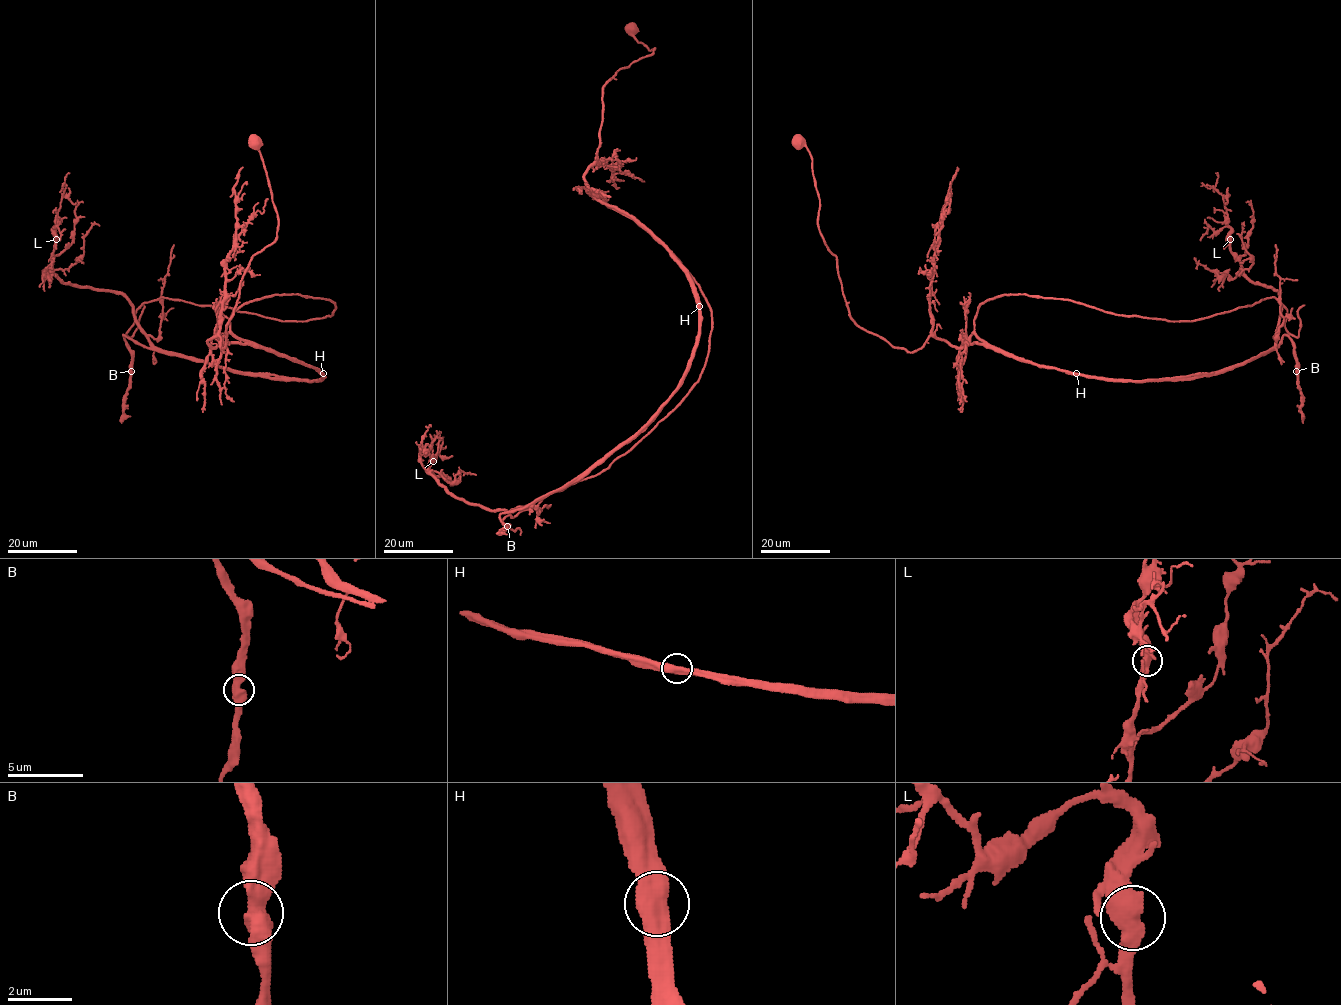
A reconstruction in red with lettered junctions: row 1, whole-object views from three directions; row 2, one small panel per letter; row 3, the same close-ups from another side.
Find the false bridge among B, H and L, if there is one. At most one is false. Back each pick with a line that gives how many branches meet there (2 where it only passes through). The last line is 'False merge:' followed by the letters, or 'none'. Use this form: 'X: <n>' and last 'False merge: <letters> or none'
H: 2
False merge: H

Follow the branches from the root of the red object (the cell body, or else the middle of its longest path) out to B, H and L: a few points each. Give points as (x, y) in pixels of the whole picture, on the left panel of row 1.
B: (254, 141), (277, 237), (223, 352), (208, 343), (322, 377), (123, 335), (131, 371)
H: (254, 141), (277, 237), (252, 257), (242, 277), (223, 352), (219, 336), (208, 343), (271, 348), (323, 373)
L: (254, 141), (277, 237), (223, 352), (208, 343), (318, 380), (161, 353), (125, 296), (54, 272), (56, 239)

